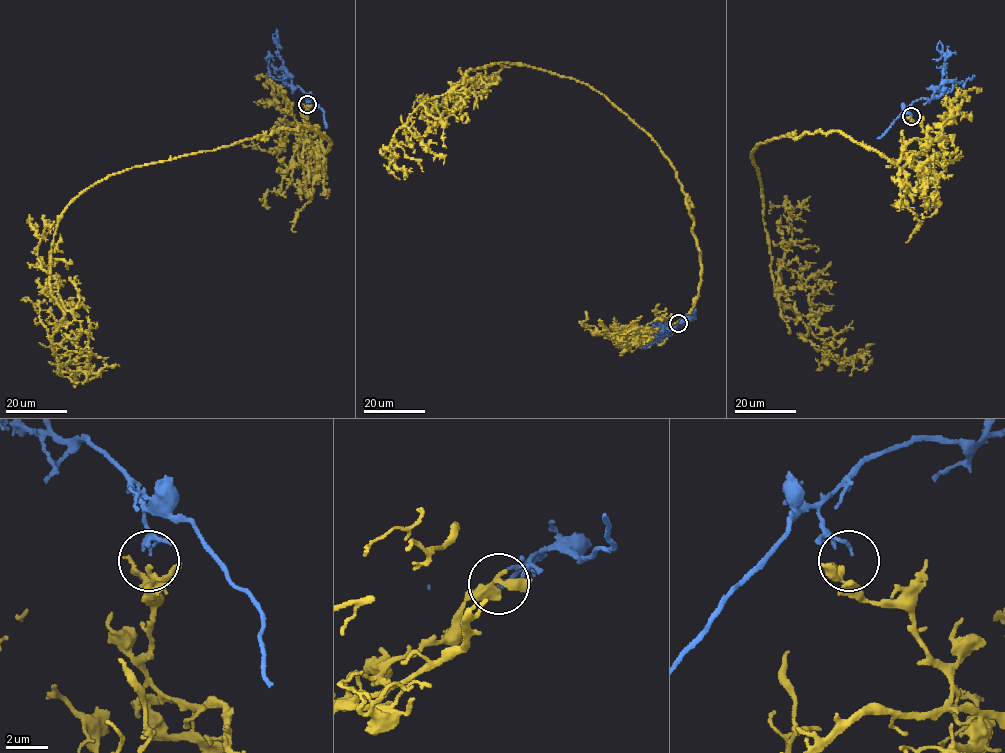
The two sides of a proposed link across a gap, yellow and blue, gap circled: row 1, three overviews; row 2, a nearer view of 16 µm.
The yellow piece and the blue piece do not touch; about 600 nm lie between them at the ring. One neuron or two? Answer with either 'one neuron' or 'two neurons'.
one neuron

